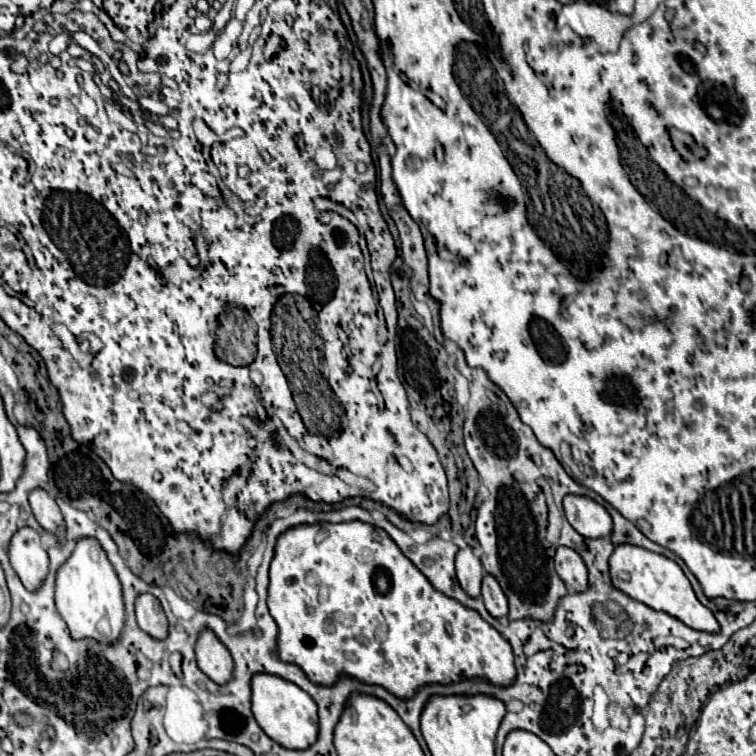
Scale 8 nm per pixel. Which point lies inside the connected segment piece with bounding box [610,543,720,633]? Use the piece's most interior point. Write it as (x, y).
(652, 579)

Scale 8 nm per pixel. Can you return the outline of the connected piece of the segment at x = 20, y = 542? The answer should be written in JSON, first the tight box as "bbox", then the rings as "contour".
{"bbox":[8,527,48,589],"contour":[[[20,527],[8,549],[10,563],[26,589],[38,589],[48,573],[48,555],[40,543],[40,533],[32,527]]]}

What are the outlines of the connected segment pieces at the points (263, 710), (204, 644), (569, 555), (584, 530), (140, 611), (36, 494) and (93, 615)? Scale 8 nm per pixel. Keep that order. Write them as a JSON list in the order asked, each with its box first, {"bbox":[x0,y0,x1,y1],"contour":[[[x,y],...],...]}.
[{"bbox":[252,673,318,749],"contour":[[[256,673],[252,677],[252,713],[258,725],[272,737],[276,743],[284,745],[286,749],[306,749],[316,741],[318,733],[318,709],[312,697],[302,691],[296,683],[286,681],[278,675],[270,673]]]},{"bbox":[196,629,232,685],"contour":[[[202,629],[196,643],[196,661],[200,669],[212,677],[212,681],[224,685],[228,677],[232,677],[232,657],[230,651],[218,641],[212,629]]]},{"bbox":[556,547,588,591],"contour":[[[558,547],[556,549],[556,571],[560,575],[560,579],[566,583],[568,589],[572,591],[580,591],[586,589],[588,585],[588,571],[586,565],[582,561],[582,557],[570,549],[570,547]]]},{"bbox":[564,495,612,537],"contour":[[[566,495],[564,513],[568,523],[584,537],[608,537],[612,533],[610,513],[590,497]]]},{"bbox":[136,593,168,637],"contour":[[[142,593],[136,597],[136,619],[140,629],[152,633],[152,637],[168,637],[168,621],[160,601],[154,595]]]},{"bbox":[28,487,64,541],"contour":[[[40,487],[30,491],[28,501],[30,501],[32,513],[38,519],[38,523],[48,533],[52,533],[56,539],[62,541],[64,539],[64,519],[62,519],[62,513],[60,513],[56,501],[44,489],[40,489]]]},{"bbox":[56,537,124,643],"contour":[[[80,537],[72,555],[58,567],[56,573],[56,607],[68,623],[72,637],[92,637],[112,643],[120,637],[124,627],[122,587],[106,551],[94,537]]]}]

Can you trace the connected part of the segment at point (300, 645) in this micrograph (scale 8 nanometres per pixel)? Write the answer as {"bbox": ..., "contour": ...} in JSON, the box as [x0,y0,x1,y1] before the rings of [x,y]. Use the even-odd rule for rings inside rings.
{"bbox":[268,521,516,697],"contour":[[[346,521],[346,523],[302,523],[296,527],[286,529],[276,539],[274,559],[270,565],[270,587],[268,587],[268,609],[278,625],[278,655],[286,663],[298,665],[310,681],[316,681],[318,685],[332,685],[340,673],[352,673],[352,677],[386,687],[390,693],[396,693],[396,697],[412,697],[416,689],[420,689],[424,683],[452,683],[462,677],[484,677],[490,683],[496,685],[508,685],[512,677],[516,677],[514,669],[514,655],[510,643],[488,623],[480,617],[478,611],[464,607],[458,599],[452,599],[438,589],[432,587],[432,583],[426,579],[426,575],[400,551],[400,547],[390,539],[390,535],[364,521]]]}

